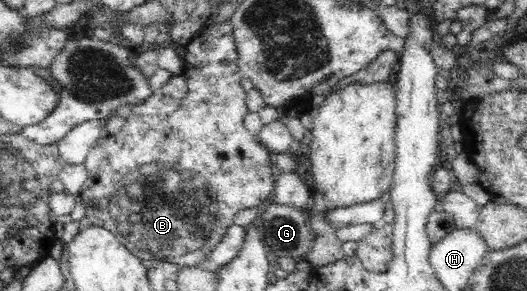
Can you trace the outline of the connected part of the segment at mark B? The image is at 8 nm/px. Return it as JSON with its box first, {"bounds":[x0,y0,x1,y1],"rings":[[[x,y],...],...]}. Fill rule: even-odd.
{"bounds":[79,19,275,267],"rings":[[[230,19],[211,23],[208,29],[201,31],[198,36],[194,36],[184,47],[185,56],[182,75],[185,77],[189,93],[183,99],[175,99],[159,92],[153,92],[140,105],[134,106],[125,124],[123,124],[123,128],[113,136],[100,138],[95,148],[89,151],[84,162],[88,178],[79,195],[86,207],[86,216],[89,220],[115,234],[120,239],[120,243],[124,244],[132,253],[141,255],[143,259],[166,260],[180,267],[199,267],[201,263],[209,258],[213,248],[223,240],[227,228],[235,224],[233,218],[241,210],[263,206],[269,202],[275,186],[273,170],[271,169],[274,155],[261,145],[244,125],[244,118],[246,114],[249,114],[249,110],[245,105],[246,92],[241,85],[242,76],[237,66],[237,46]],[[92,200],[99,200],[103,209],[98,211],[94,209]]]}

